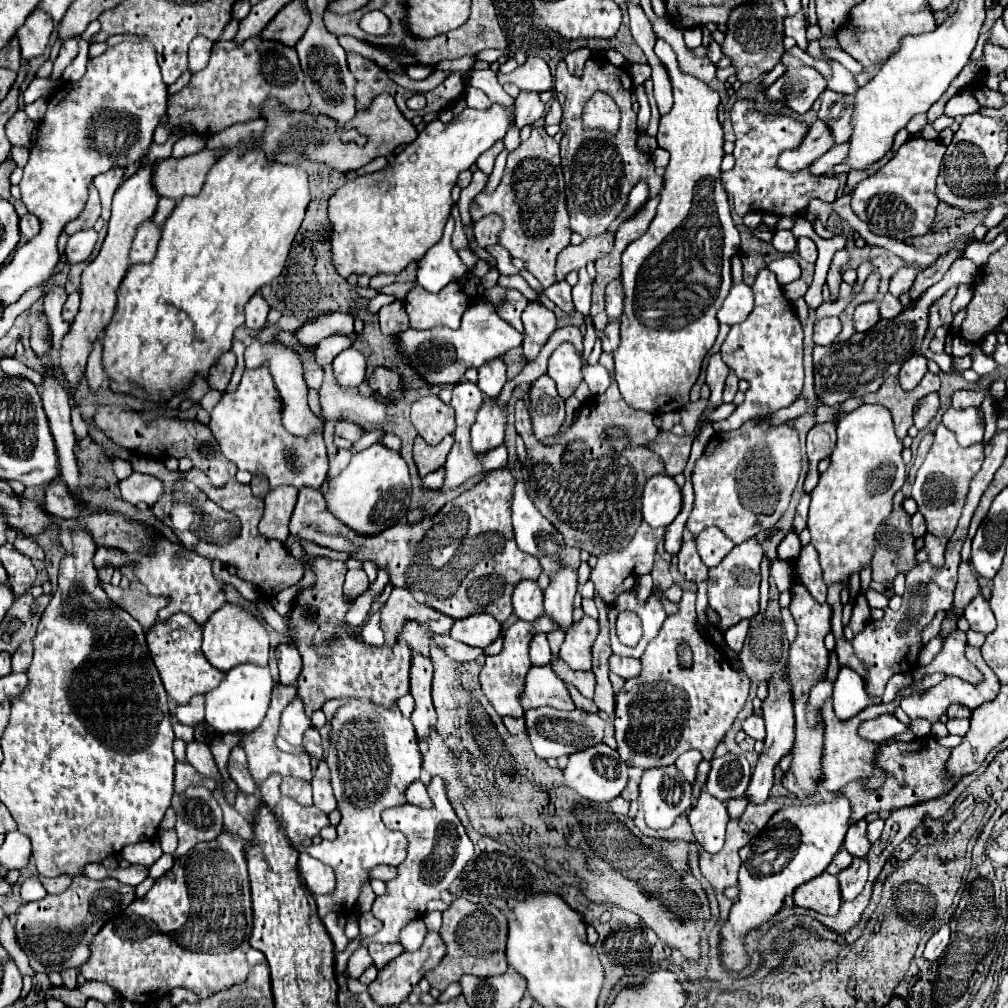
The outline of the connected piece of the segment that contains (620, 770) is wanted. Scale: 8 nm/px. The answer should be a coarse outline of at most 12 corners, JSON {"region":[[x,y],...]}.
{"region":[[605,744],[569,756],[563,784],[609,802],[629,766]]}

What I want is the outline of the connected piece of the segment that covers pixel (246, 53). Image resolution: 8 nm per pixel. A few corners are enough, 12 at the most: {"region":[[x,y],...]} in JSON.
{"region":[[215,42],[169,96],[165,144],[185,124],[213,136],[269,98],[309,108],[295,48]]}

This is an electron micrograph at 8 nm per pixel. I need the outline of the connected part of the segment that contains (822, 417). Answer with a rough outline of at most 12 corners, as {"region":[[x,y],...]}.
{"region":[[821,406],[817,408],[815,420],[827,422],[835,420],[839,412],[837,406]]}

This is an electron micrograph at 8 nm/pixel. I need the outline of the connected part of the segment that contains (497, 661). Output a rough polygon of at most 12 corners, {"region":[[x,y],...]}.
{"region":[[517,620],[479,682],[499,716],[523,716],[519,696],[531,668],[529,642],[555,628]]}

